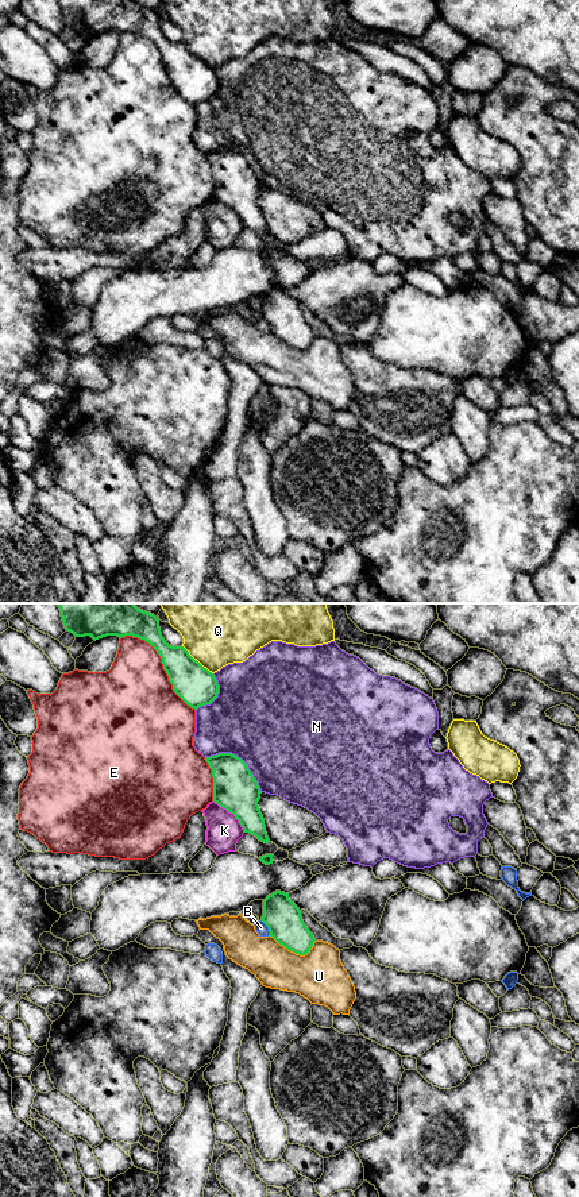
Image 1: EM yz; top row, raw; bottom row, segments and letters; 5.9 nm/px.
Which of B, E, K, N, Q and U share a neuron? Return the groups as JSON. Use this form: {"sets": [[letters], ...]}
{"sets": [["B"], ["E"], ["K"], ["N"], ["Q"], ["U"]]}

